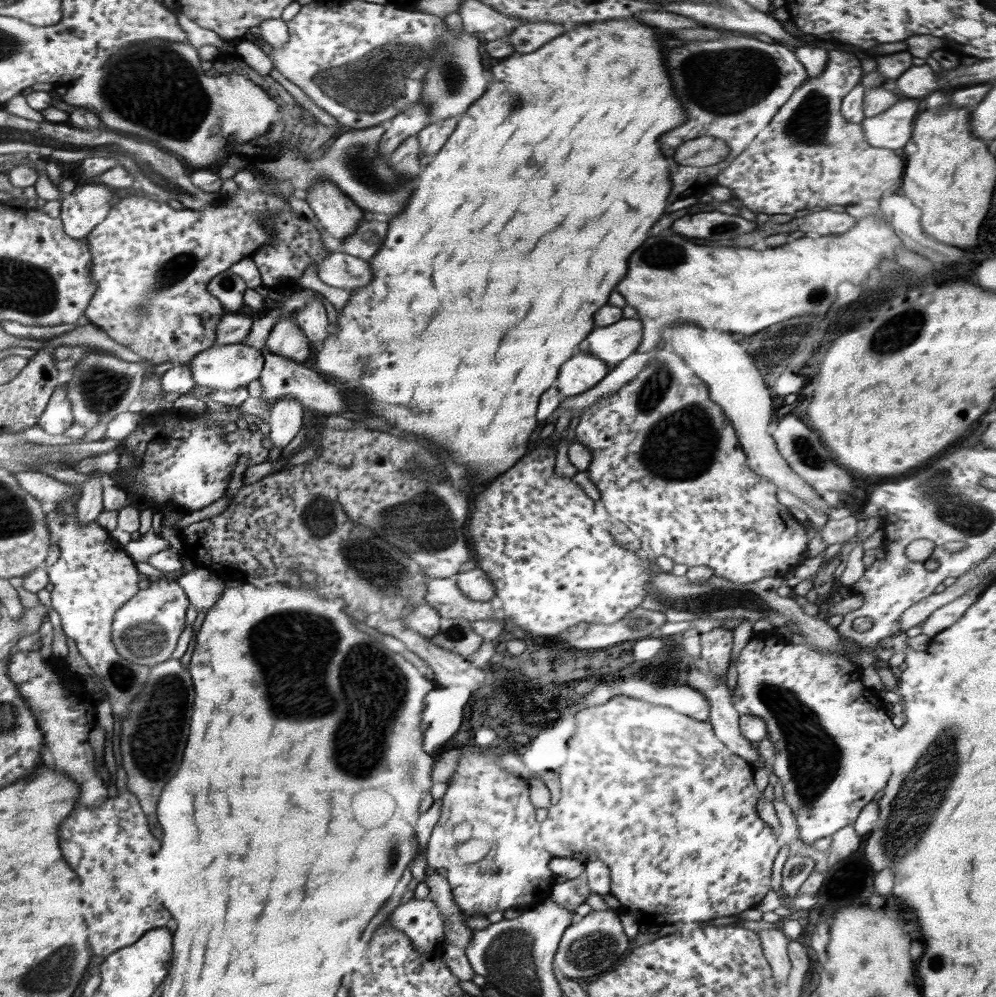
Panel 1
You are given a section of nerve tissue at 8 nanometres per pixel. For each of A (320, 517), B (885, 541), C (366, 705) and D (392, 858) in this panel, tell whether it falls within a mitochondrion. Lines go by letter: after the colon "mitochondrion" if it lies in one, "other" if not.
A: mitochondrion
B: other
C: mitochondrion
D: mitochondrion

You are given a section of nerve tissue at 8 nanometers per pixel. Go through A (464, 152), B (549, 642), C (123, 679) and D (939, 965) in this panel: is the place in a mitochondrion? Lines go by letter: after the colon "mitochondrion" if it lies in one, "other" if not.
A: other
B: other
C: mitochondrion
D: mitochondrion

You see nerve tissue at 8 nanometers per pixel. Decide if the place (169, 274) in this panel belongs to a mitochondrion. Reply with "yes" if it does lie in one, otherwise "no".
yes

